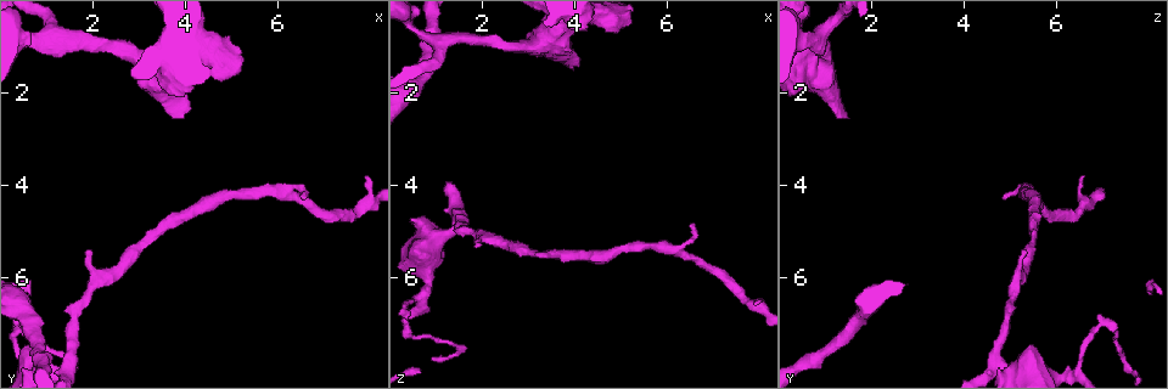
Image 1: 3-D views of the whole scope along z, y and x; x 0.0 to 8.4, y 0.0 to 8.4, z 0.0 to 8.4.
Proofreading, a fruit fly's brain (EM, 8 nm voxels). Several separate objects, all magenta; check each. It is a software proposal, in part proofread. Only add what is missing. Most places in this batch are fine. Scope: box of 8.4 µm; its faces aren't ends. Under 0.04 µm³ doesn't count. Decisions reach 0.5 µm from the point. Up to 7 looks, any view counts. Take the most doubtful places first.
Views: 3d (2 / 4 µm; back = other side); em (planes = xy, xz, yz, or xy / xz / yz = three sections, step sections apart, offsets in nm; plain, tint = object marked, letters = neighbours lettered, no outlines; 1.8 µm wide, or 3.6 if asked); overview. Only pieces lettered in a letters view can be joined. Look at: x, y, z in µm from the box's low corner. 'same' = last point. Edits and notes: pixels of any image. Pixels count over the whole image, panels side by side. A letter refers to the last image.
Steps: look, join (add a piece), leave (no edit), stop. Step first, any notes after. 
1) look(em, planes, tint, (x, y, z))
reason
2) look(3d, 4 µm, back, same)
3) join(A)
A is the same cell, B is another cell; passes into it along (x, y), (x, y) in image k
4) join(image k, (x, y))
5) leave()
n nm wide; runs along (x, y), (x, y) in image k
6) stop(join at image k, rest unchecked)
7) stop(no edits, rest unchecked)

look(3d, 2 µm, (4.00, 2.55, 1.50))
an open end

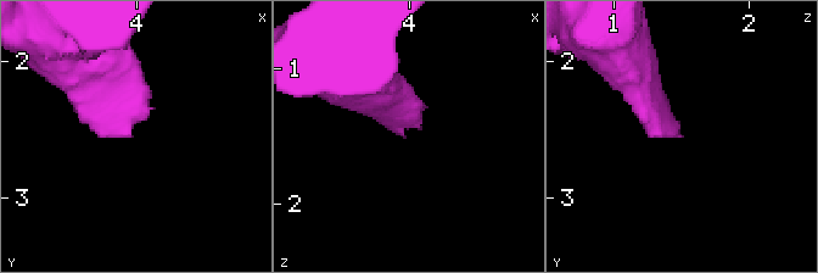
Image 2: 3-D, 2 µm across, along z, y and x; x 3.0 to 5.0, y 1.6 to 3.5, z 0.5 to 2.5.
look(em, xz, step 4, tint, (3.94, 2.58, 1.50))
need the tissue

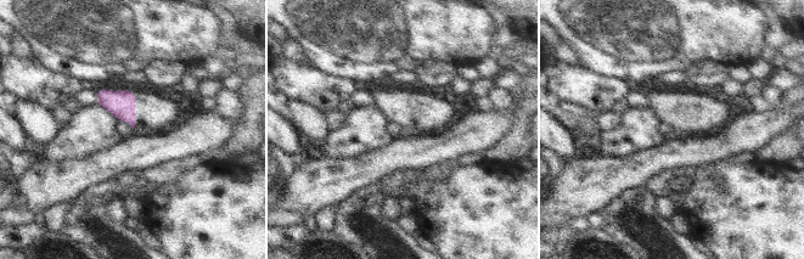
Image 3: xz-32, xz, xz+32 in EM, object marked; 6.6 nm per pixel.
look(em, xz, step 4, letters, same)
what lies round it

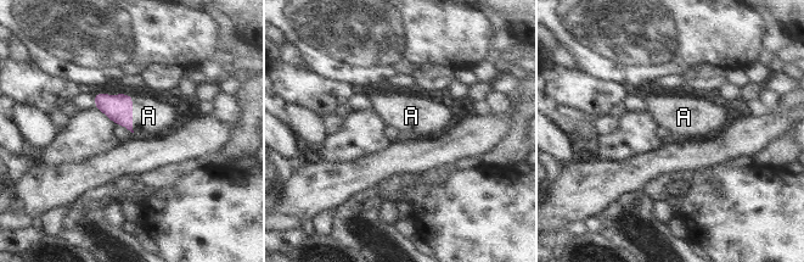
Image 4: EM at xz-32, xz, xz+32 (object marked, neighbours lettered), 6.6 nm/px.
join(A)
A touches over 240 nm; A is the same cell; passes into it along (118, 107), (131, 113), (149, 116) in image 4; the neuron continues

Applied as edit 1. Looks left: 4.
look(overview)
redraw

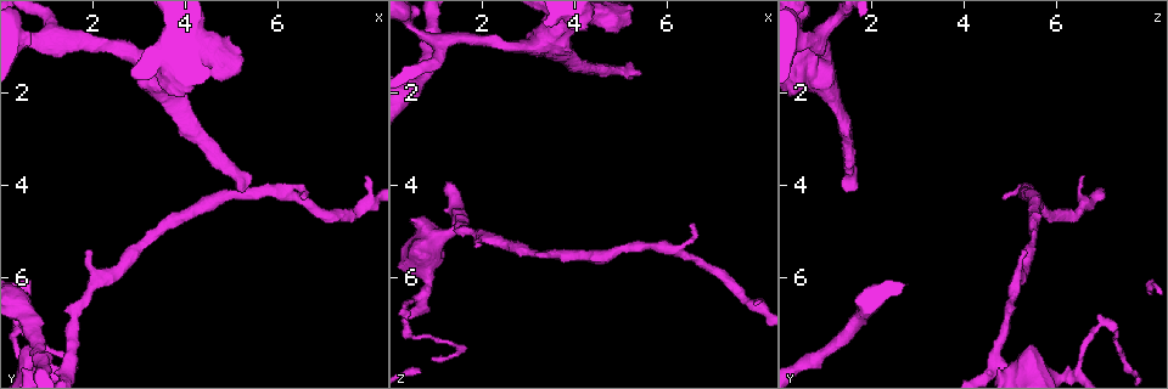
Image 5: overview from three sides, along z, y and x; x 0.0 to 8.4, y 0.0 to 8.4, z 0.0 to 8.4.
look(em, planes, letters, (1.90, 5.40, 5.20))
free end

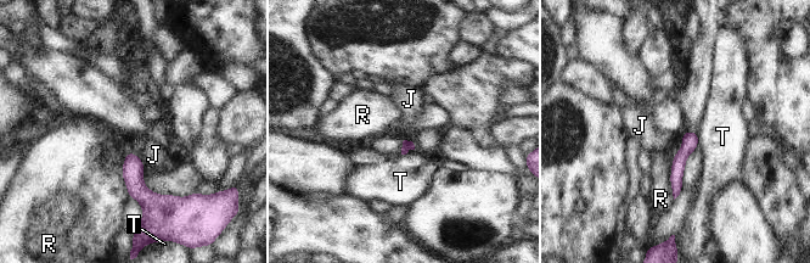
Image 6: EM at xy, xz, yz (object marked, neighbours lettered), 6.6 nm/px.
leave()
J, R and T are other cells; border along (141, 158), (145, 164) in image 6; none of them fits

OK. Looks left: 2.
look(3d, 4 µm, (5.20, 4.10, 1.45))
long arm stops here

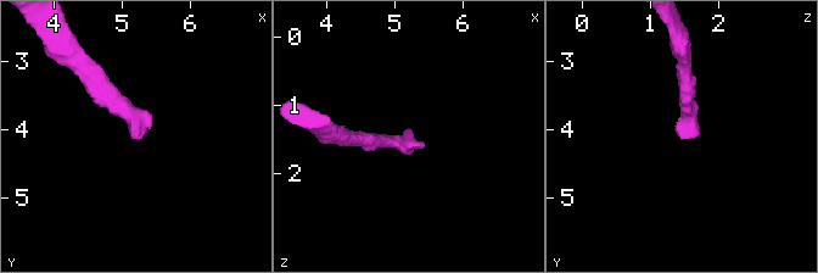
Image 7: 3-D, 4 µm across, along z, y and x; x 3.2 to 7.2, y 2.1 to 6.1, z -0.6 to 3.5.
look(em, xy, step 4, letters, (5.25, 4.20, 1.50))

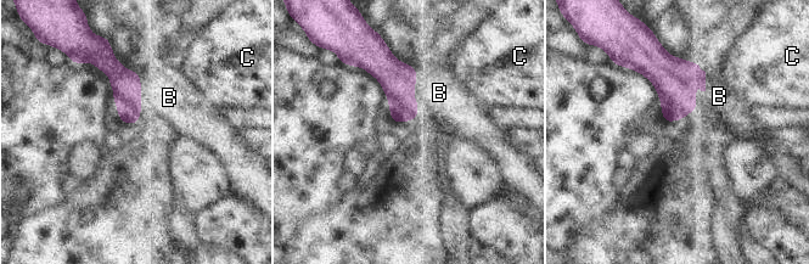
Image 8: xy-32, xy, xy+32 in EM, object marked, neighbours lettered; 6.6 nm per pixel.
join(B)
150 nm wide; B is the same cell, C is another cell; passes into it along (675, 79), (703, 90), (719, 96) in image 8; the neuron continues

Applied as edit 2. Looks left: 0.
stop(join at image 4, join at image 8, rest unchecked)

